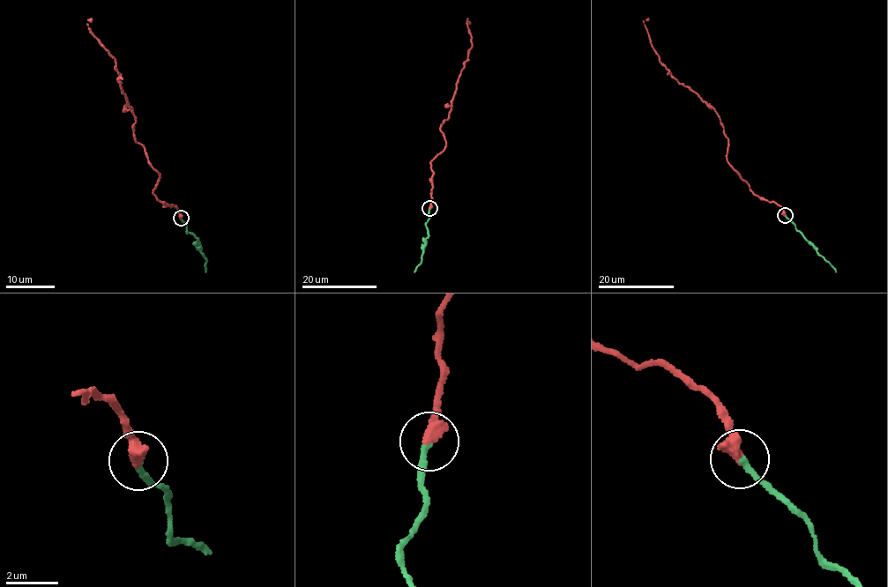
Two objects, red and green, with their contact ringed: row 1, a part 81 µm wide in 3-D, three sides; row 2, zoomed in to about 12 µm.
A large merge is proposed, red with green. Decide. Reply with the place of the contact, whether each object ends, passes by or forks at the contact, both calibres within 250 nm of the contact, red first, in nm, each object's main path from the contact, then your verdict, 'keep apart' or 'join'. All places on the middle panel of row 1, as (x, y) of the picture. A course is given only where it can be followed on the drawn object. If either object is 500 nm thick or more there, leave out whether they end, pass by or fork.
(429, 208) | 500/240 nm | red via (429, 209), (431, 162), (443, 151), (446, 141), (440, 128), (448, 118), (473, 46), (467, 19), (470, 23) | green via (429, 209), (426, 224), (429, 235), (421, 263), (414, 272) | join

